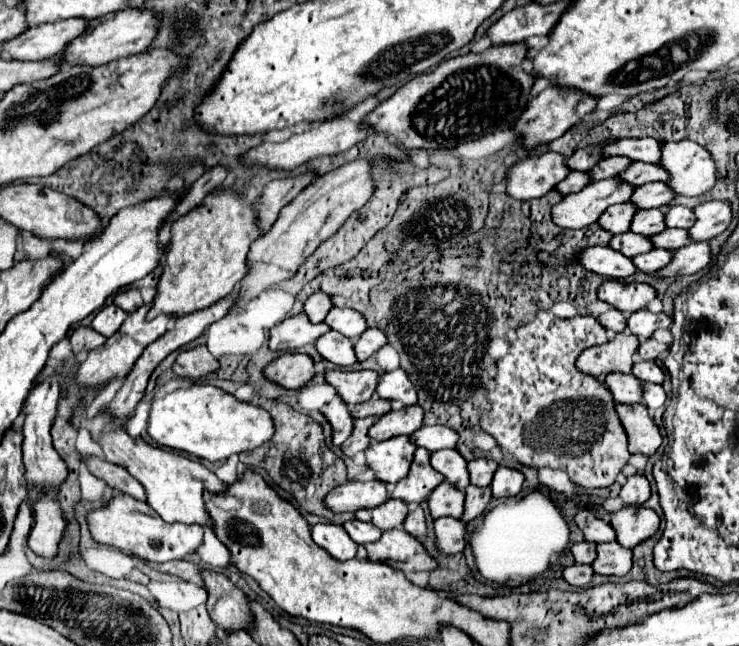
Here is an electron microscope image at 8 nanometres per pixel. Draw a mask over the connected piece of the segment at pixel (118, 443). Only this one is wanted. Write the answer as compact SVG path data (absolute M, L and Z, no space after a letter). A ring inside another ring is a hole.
M79 408L73 416L73 424L75 426L85 426L89 428L93 440L101 446L105 458L113 464L119 464L123 468L127 468L127 472L131 476L135 476L145 492L147 492L147 502L153 506L153 510L167 522L185 522L185 524L199 524L199 526L209 526L213 528L213 520L205 510L203 504L203 492L211 492L211 494L223 494L227 492L227 484L221 482L213 472L209 472L203 464L193 462L189 458L183 458L175 452L167 452L159 446L151 446L143 440L133 442L131 436L119 428L119 424L111 422L111 418L105 414L105 410L101 410L93 420L87 420L85 410ZM113 424L113 432L103 432L105 428L109 428Z

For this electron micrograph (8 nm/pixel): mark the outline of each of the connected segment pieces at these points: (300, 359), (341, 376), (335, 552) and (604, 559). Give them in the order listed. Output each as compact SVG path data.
M281 354L263 368L263 376L283 388L301 388L315 374L313 360L307 354Z
M329 370L325 372L325 382L335 388L335 392L343 398L345 404L359 404L371 398L377 388L379 374L373 370Z
M315 524L311 538L317 546L325 548L335 560L351 560L357 554L357 544L347 536L343 526L337 524Z
M617 542L597 544L597 558L591 568L601 576L625 576L631 570L631 556L631 550L619 548Z

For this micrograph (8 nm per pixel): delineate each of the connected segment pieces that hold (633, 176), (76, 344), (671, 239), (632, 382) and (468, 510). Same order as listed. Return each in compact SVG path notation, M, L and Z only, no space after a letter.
M631 162L623 172L619 172L619 180L631 186L643 186L647 182L665 182L667 172L657 168L657 164L643 164L643 162Z
M79 326L73 336L71 336L71 346L73 346L73 352L75 354L81 354L83 350L89 352L93 348L99 348L107 338L103 338L99 332L95 332L93 328L89 326Z
M667 228L655 236L649 236L649 240L655 248L665 248L671 252L691 242L691 240L687 240L687 230L681 230L681 228Z
M613 372L607 376L607 388L613 394L615 402L621 404L639 404L641 402L641 382L631 374Z
M467 486L465 488L465 512L461 516L463 522L471 522L479 514L483 514L485 506L491 502L491 488L475 488Z

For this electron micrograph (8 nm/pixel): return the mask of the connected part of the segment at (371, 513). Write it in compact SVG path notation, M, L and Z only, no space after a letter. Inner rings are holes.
M387 500L373 510L357 510L355 512L357 520L377 524L381 530L401 528L405 516L407 516L407 506L401 500Z

